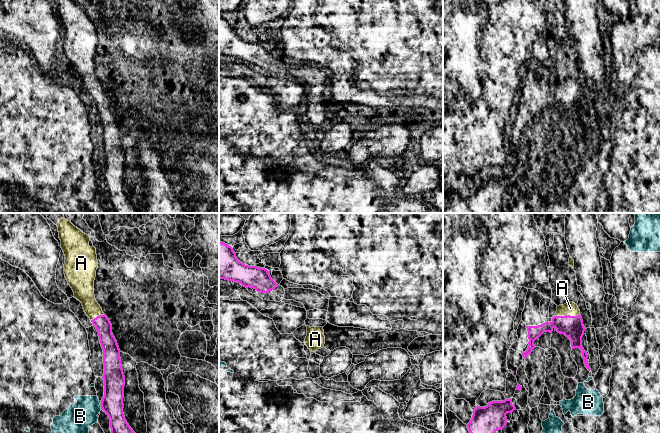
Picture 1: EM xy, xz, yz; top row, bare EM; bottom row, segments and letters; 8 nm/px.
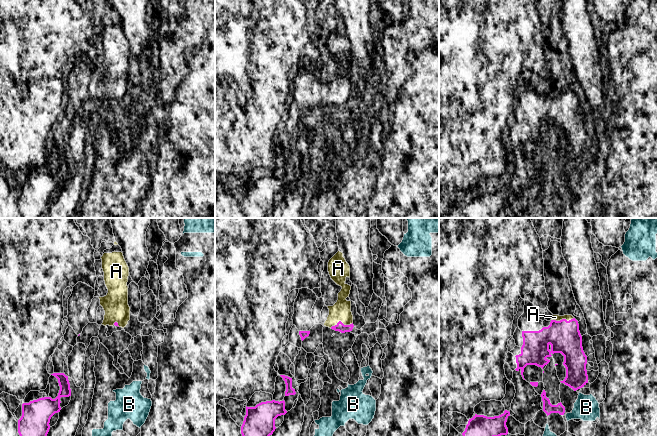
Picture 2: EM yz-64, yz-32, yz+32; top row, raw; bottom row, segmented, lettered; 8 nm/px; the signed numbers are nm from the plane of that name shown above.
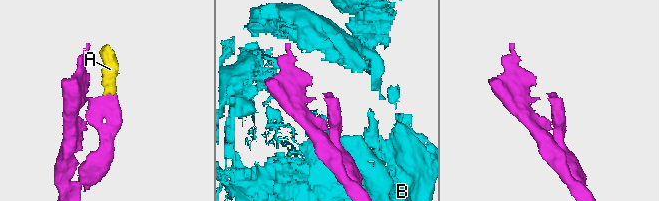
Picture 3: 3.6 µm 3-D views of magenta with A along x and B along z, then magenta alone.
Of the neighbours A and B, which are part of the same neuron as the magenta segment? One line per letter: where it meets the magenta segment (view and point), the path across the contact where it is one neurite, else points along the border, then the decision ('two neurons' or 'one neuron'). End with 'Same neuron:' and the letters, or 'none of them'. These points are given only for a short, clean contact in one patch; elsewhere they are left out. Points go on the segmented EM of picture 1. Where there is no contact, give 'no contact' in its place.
A: contact yz (566, 315); way yz (572, 327), (566, 315), (570, 308); one neuron
B: contact xy (101, 407); two neurons
Same neuron: A

